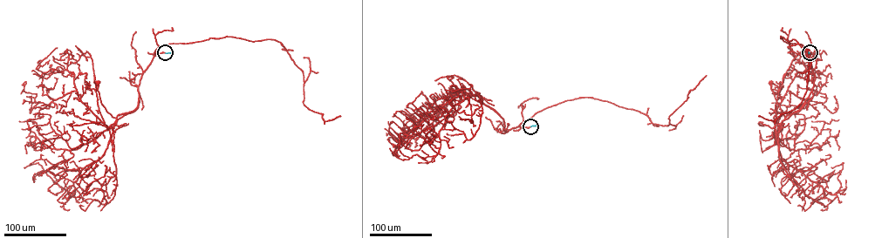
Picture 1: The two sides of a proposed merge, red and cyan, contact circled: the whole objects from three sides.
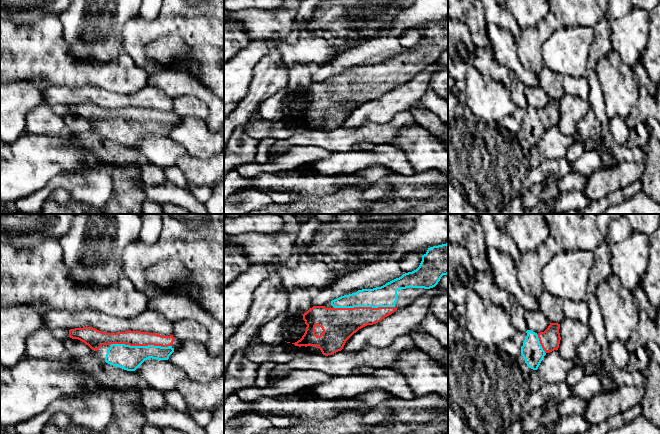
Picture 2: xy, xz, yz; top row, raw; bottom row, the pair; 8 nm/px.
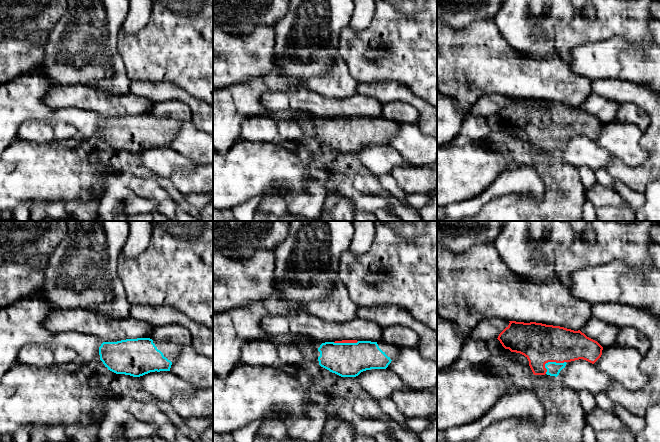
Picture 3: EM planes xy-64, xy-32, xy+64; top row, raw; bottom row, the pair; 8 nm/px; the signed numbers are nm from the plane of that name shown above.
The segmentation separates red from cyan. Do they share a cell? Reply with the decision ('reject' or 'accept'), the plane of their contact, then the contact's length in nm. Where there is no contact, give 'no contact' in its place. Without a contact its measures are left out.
accept; meets red in xy; contact 500 nm long

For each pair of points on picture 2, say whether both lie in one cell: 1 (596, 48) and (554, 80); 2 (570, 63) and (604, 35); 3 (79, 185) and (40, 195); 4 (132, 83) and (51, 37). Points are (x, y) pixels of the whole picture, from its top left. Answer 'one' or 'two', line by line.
1: two
2: two
3: one
4: one

